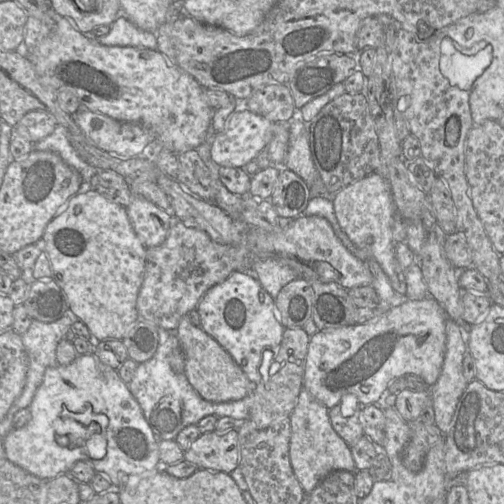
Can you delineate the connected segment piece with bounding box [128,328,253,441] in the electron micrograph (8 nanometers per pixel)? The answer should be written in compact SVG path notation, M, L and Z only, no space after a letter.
M158 328L159 333L159 346L154 356L143 363L139 363L135 374L128 384L129 390L134 398L139 403L145 419L150 425L152 432L156 438L160 440L175 440L179 432L186 426L191 424L197 424L202 418L208 415L214 415L217 417L231 417L237 422L241 422L245 419L249 419L250 410L253 405L253 385L252 393L249 393L243 399L237 401L214 403L203 399L193 388L189 380L184 373L176 373L170 365L170 354L176 346L179 346L178 339L175 332L168 331L164 328Z

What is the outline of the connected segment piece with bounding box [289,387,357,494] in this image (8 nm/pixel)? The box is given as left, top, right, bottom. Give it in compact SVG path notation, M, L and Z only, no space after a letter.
M302 388L290 415L290 463L305 494L310 494L319 482L336 470L356 472L351 447L333 429L329 409Z

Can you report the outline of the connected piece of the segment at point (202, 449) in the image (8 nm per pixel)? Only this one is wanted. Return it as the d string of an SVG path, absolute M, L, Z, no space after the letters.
M237 429L201 434L184 452L184 460L201 469L230 474L239 465L240 445Z

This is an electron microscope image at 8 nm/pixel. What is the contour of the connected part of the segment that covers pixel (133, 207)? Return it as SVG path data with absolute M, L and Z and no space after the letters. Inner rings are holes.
M133 194L126 212L135 233L146 248L159 246L166 240L171 228L171 217L166 210L142 195Z

